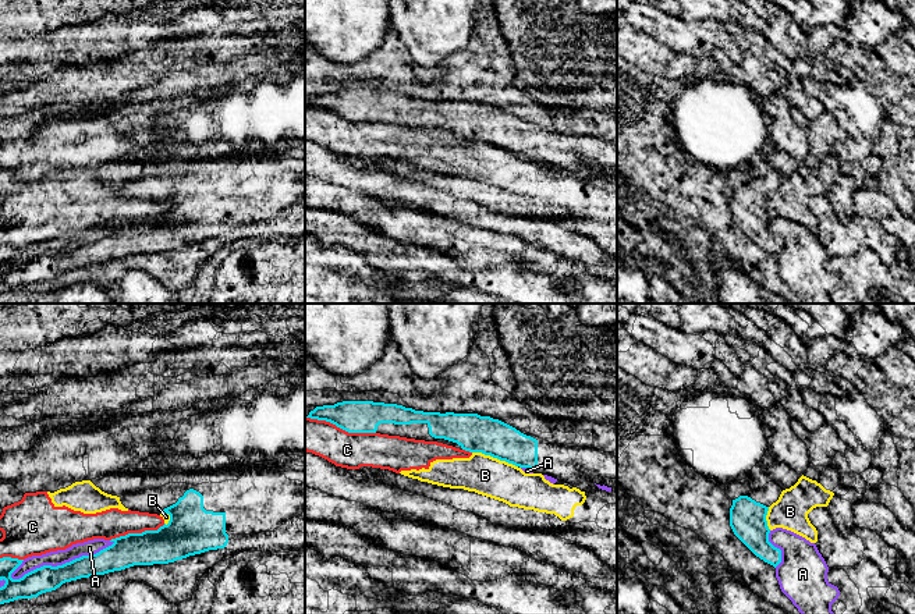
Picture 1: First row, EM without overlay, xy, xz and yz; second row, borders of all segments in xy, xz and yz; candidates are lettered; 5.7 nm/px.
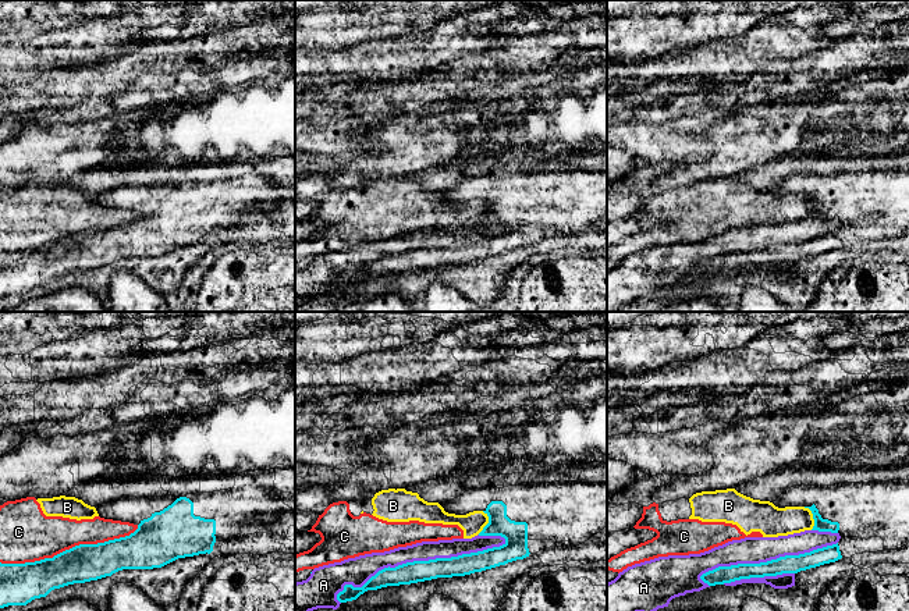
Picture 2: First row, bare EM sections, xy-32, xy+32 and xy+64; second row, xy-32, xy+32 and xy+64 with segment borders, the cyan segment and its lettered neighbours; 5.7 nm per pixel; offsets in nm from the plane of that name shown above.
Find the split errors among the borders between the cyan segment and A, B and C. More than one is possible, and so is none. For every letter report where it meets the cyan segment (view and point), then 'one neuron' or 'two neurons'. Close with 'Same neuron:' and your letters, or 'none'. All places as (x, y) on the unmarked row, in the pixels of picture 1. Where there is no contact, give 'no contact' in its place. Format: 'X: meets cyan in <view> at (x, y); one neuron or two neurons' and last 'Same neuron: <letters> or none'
A: meets cyan in xy at (63, 252); two neurons
B: meets cyan in xz at (495, 145); two neurons
C: meets cyan in xz at (340, 116); two neurons
Same neuron: none

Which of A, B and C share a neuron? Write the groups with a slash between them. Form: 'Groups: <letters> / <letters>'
Groups: A / B C

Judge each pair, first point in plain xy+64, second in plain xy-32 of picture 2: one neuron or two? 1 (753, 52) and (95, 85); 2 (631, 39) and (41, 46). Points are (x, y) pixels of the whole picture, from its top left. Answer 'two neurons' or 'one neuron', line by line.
1: two neurons
2: two neurons

